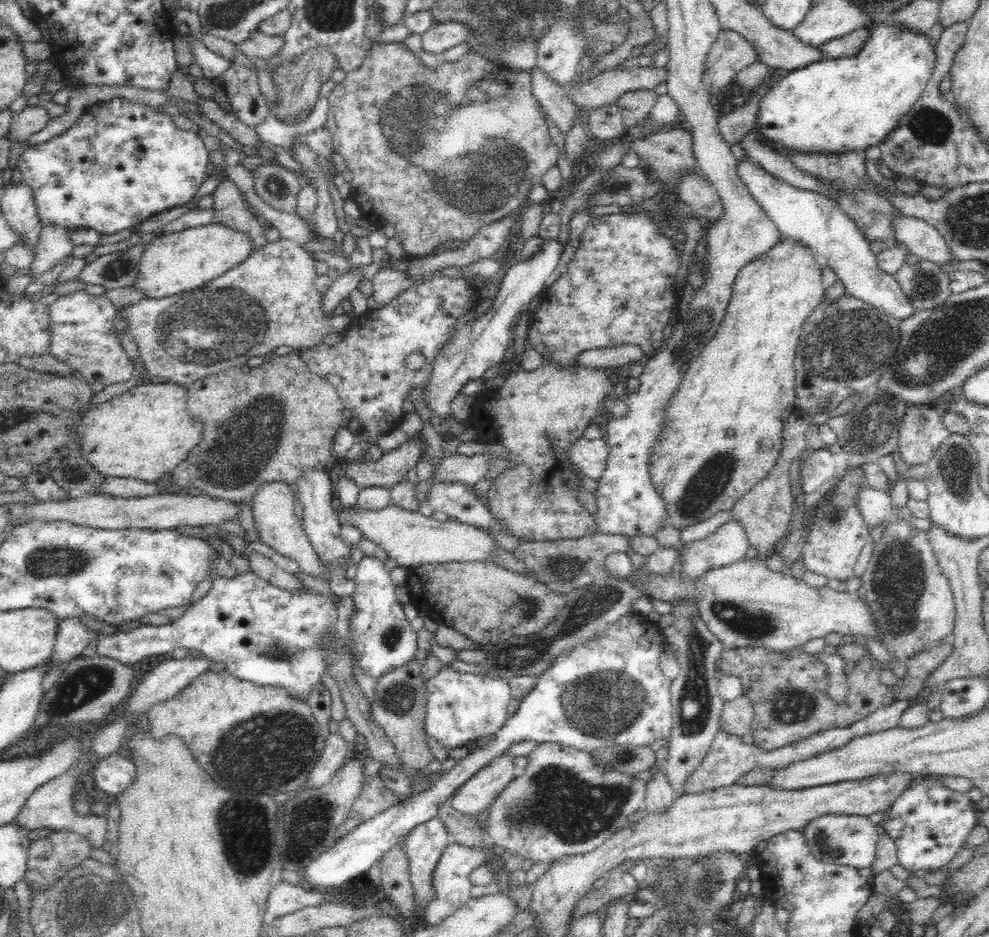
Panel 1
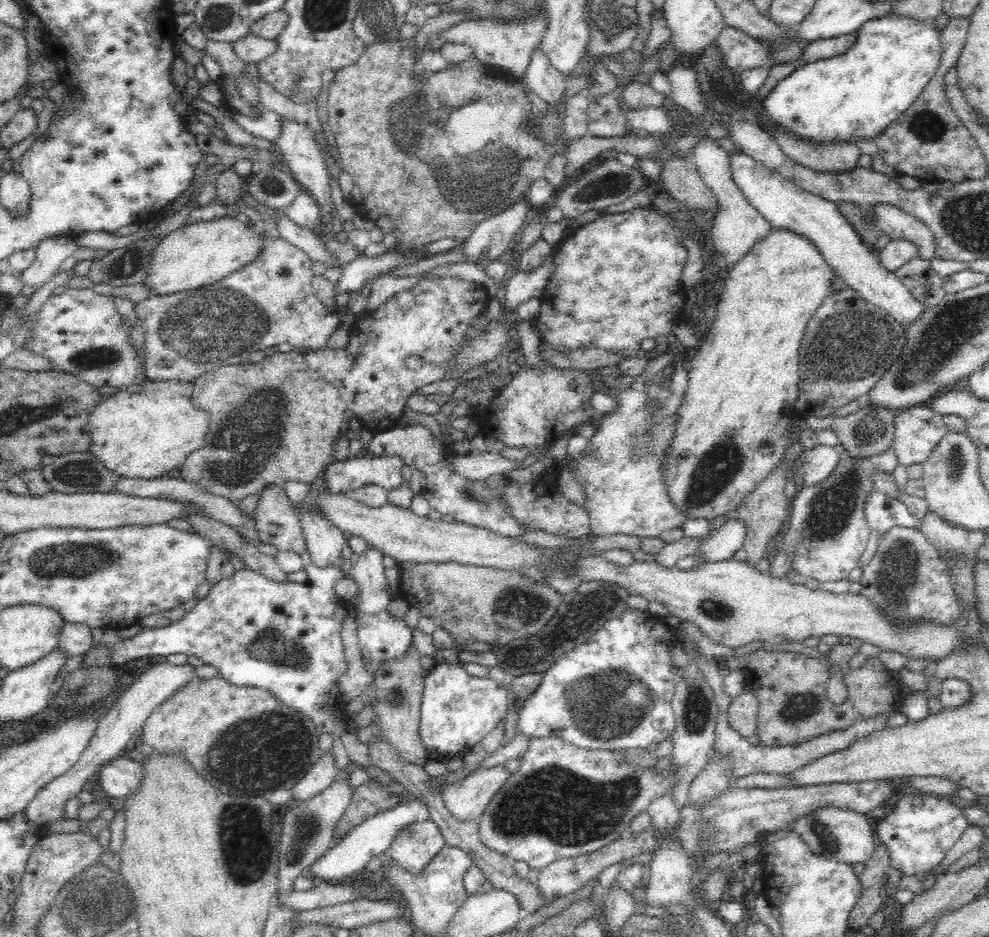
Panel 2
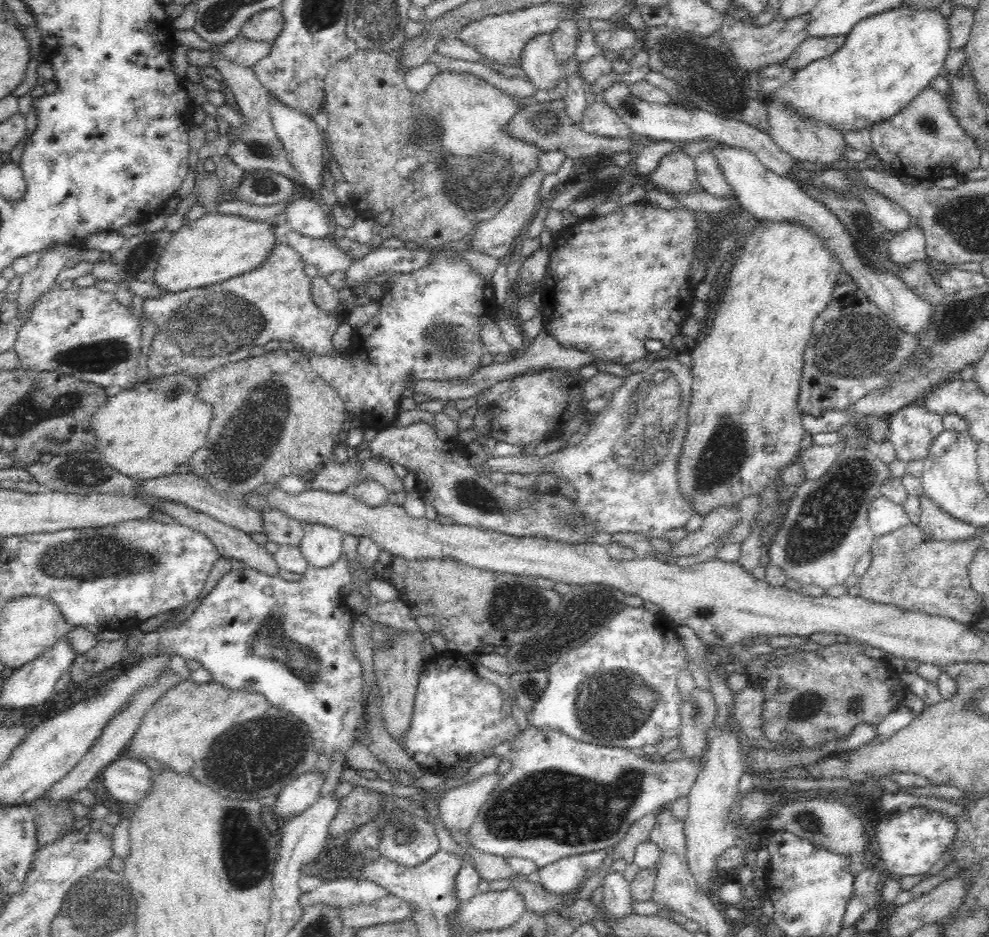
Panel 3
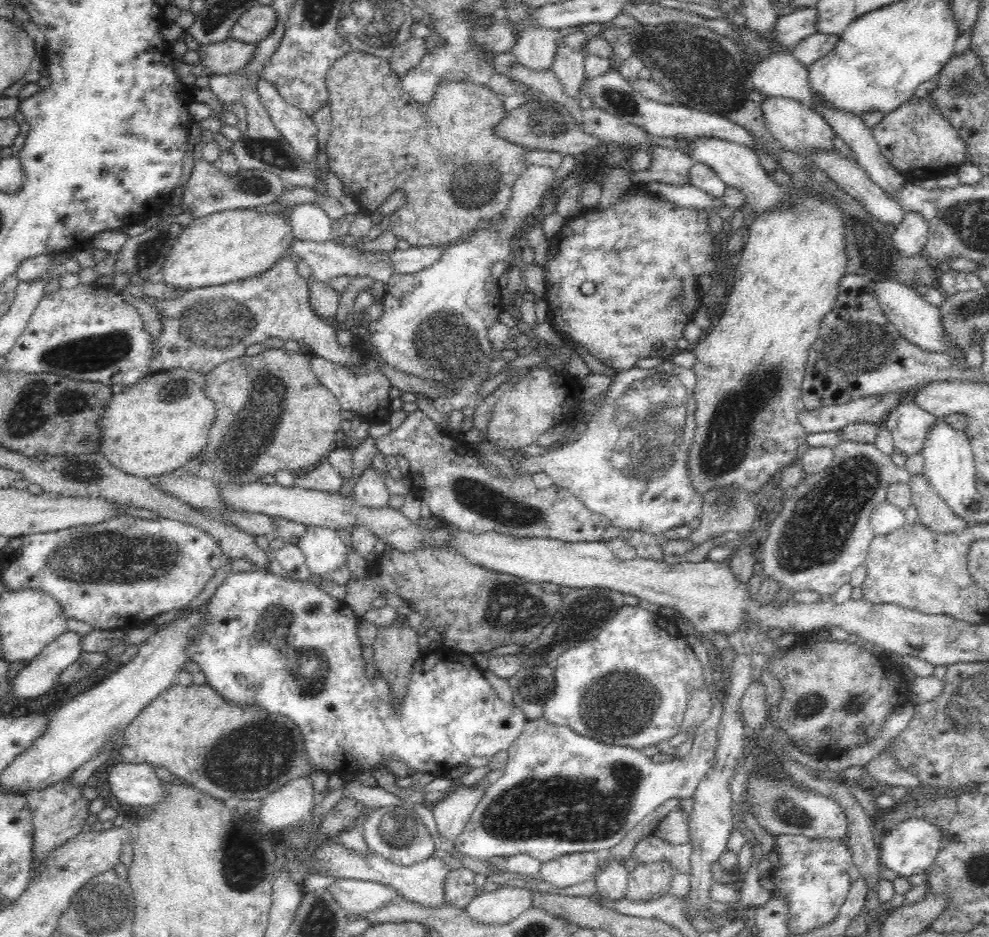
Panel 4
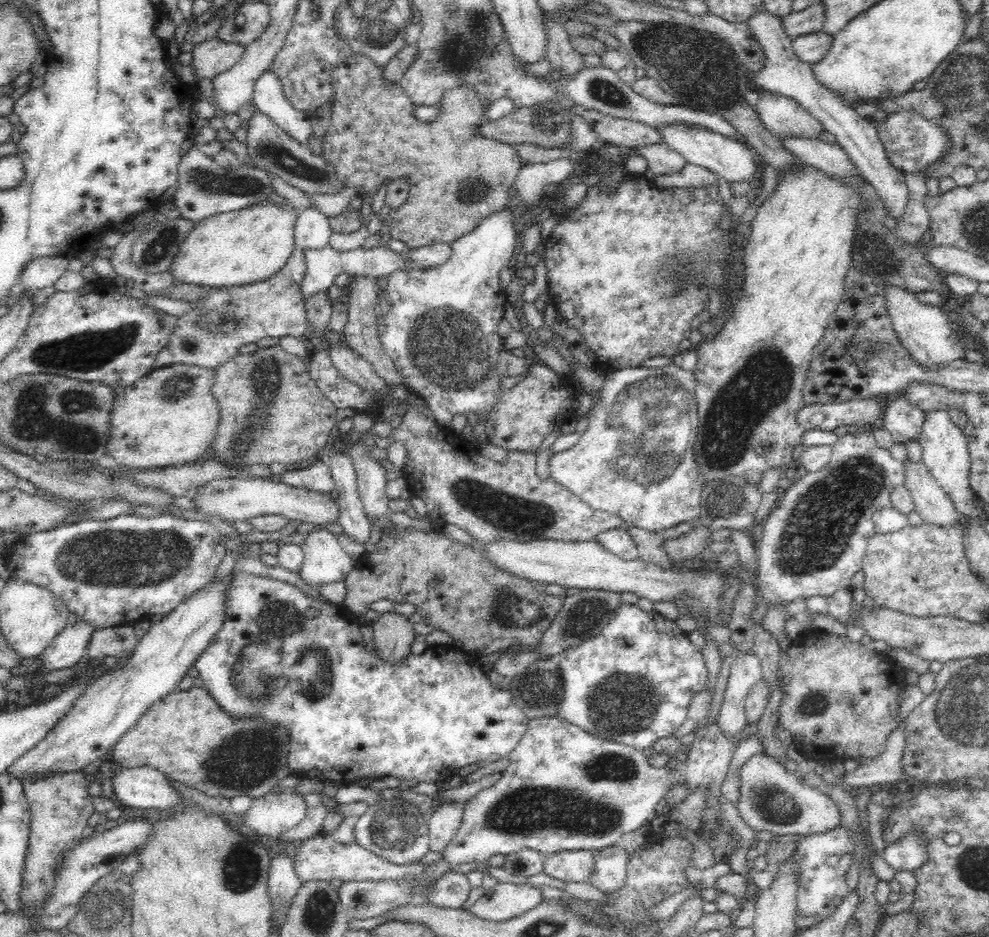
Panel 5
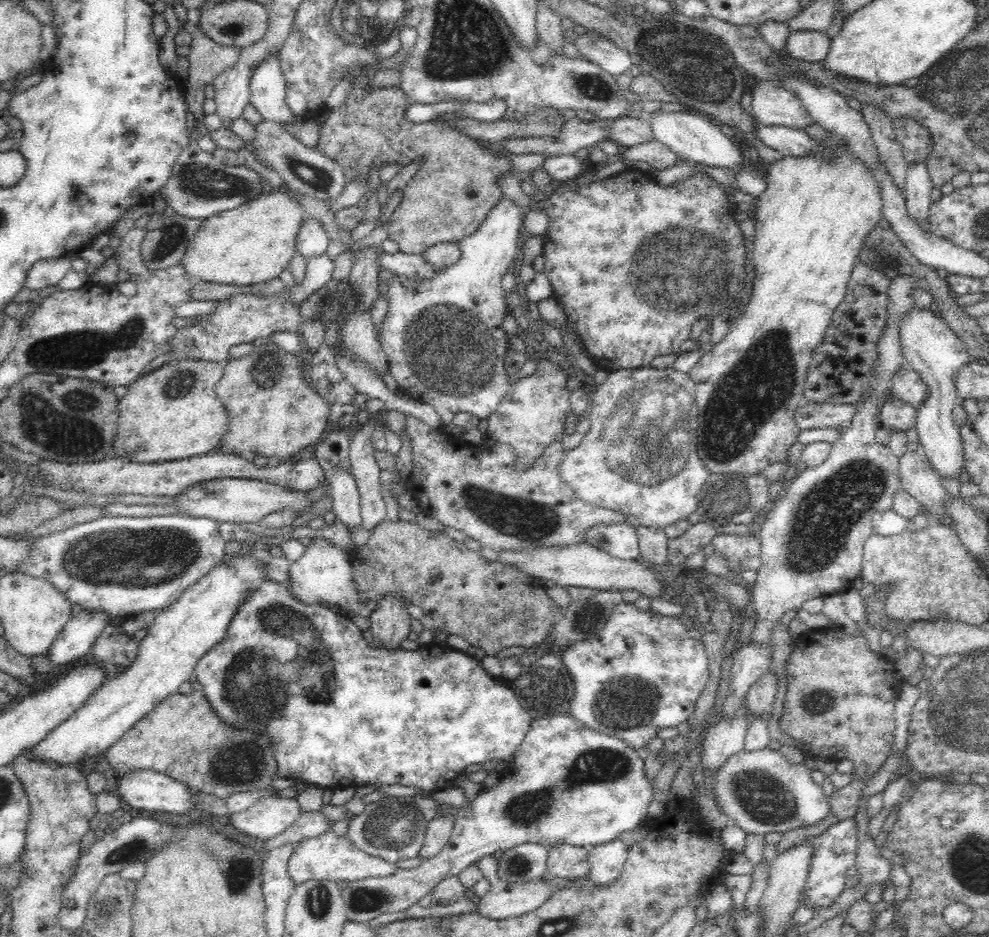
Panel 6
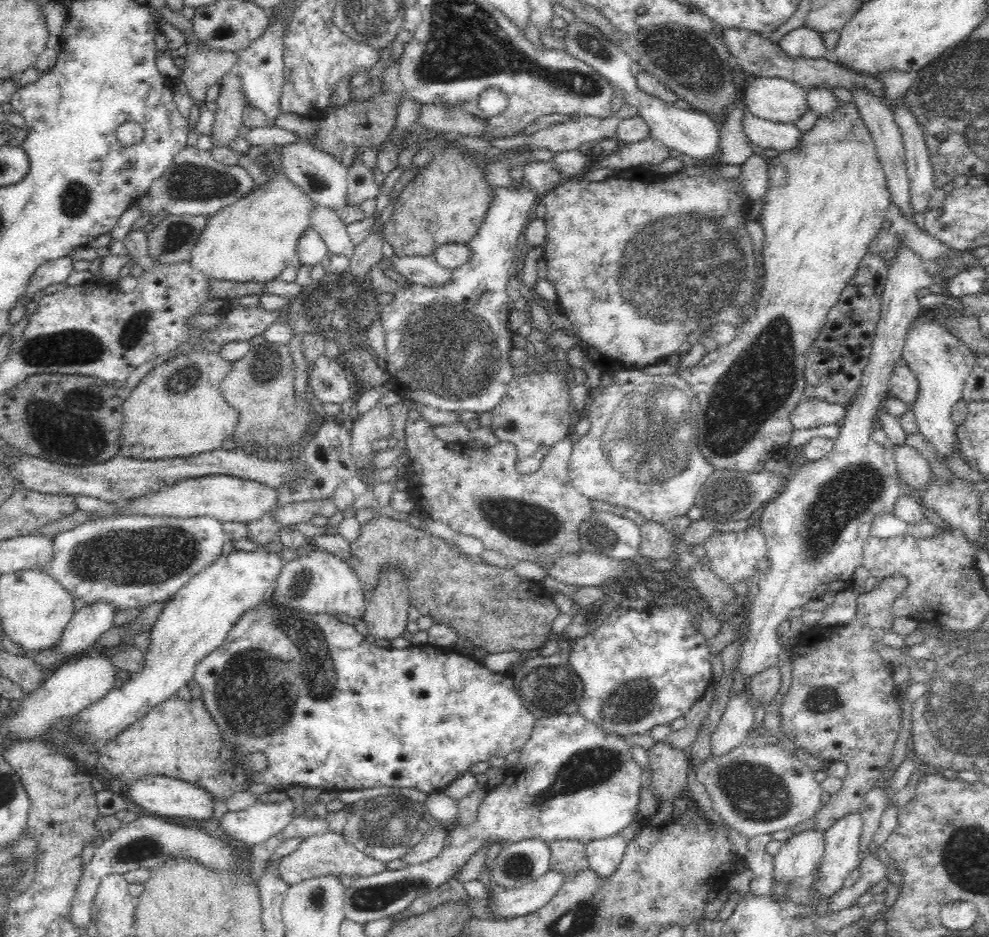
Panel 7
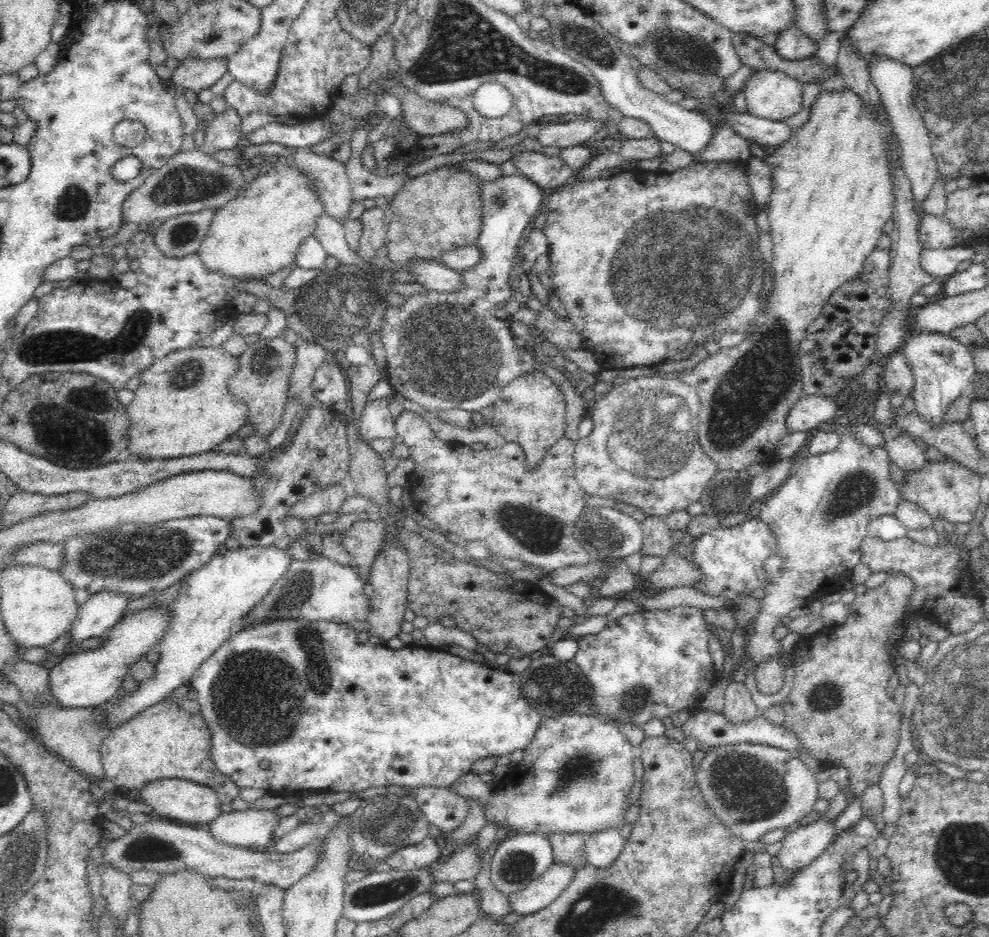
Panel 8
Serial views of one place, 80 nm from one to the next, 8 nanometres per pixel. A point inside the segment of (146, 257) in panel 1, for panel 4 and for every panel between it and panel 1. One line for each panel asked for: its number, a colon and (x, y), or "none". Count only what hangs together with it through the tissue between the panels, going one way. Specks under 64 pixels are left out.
2: (198, 254)
3: (216, 247)
4: (232, 245)

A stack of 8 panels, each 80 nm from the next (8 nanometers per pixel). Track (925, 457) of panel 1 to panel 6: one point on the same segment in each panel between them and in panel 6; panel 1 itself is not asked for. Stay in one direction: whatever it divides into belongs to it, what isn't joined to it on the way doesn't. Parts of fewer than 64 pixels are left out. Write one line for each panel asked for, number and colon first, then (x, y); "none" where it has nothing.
2: (917, 429)
3: (911, 428)
4: (908, 423)
5: (904, 421)
6: (894, 413)

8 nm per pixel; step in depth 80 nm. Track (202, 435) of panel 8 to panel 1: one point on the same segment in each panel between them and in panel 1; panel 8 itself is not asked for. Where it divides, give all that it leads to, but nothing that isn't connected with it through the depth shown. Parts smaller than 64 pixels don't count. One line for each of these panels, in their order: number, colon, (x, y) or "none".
1: (145, 432)
2: (145, 430)
3: (148, 430)
4: (153, 427)
5: (170, 416)
6: (173, 412)
7: (177, 410)

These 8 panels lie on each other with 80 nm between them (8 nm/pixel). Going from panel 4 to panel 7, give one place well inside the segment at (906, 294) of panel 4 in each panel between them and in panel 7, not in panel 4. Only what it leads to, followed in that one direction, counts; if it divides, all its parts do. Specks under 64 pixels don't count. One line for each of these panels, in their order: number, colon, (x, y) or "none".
5: (926, 332)
6: (930, 348)
7: (942, 364)

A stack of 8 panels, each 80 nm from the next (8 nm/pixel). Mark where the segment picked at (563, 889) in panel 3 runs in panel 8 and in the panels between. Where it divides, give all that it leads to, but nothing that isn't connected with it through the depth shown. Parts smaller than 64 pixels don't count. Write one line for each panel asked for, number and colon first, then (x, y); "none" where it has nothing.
4: (569, 869)
5: (569, 865)
6: (566, 861)
7: (567, 856)
8: (569, 847)

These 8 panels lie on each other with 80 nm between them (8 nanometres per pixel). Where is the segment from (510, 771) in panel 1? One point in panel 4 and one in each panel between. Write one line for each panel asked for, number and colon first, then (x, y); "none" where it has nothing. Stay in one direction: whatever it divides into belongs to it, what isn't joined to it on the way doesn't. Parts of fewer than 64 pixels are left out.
2: (466, 799)
3: (457, 807)
4: (451, 813)

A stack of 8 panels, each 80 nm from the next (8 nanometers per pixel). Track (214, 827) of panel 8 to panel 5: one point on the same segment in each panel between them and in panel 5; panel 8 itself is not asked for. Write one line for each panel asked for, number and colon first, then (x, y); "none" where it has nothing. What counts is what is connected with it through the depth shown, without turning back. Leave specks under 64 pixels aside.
5: (269, 815)
6: (270, 815)
7: (255, 824)

